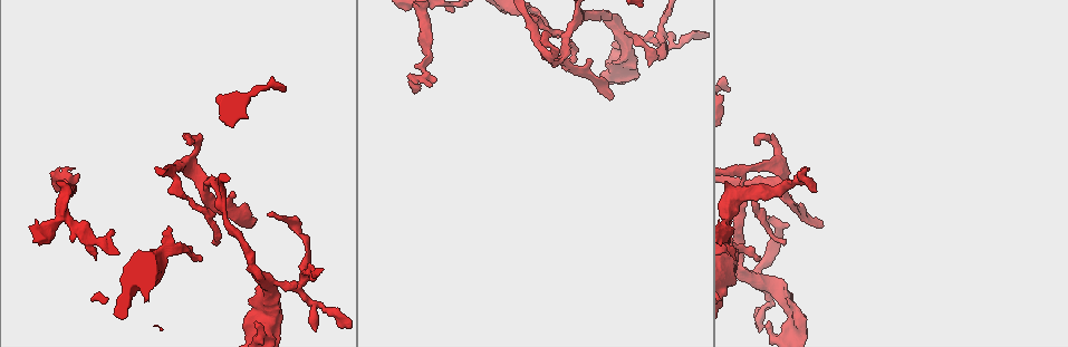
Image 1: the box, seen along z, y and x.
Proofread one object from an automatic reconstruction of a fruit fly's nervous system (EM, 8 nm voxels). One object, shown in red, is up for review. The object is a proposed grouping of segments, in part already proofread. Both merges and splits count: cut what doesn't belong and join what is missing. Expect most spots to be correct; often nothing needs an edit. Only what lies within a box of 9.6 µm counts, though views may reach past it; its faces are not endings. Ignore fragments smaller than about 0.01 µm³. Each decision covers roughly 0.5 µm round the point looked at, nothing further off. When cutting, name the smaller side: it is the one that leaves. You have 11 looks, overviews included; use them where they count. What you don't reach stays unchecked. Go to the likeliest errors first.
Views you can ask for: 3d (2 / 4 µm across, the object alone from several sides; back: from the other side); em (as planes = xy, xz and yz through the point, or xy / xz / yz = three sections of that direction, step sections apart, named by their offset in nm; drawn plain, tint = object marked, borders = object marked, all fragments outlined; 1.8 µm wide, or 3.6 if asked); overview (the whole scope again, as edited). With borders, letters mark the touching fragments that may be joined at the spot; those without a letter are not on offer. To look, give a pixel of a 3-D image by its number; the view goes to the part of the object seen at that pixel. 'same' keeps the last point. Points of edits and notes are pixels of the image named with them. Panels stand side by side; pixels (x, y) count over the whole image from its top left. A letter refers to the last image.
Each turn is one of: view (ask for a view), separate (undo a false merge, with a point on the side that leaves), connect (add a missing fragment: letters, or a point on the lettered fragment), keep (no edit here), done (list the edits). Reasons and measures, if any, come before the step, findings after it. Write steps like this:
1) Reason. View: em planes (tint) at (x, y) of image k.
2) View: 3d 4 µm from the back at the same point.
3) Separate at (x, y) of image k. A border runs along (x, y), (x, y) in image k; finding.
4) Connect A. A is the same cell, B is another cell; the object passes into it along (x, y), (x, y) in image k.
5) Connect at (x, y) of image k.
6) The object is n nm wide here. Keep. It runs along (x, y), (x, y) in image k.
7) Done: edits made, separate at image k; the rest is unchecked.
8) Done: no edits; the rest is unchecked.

Four or more arms meet. View: em yz step 16 (tint) at (655, 40) of image 1.

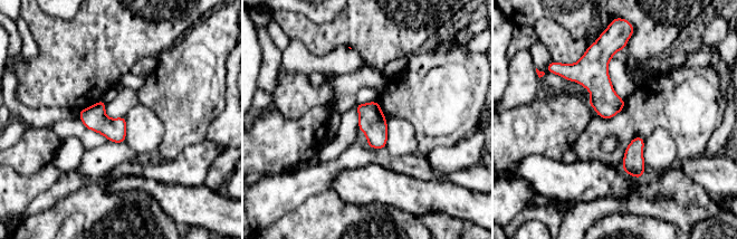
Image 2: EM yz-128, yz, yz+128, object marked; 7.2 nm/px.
View: em planes (borders) at the same point.

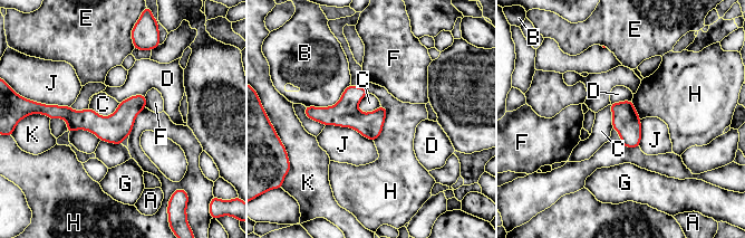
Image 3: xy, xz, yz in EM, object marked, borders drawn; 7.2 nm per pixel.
The object is 180 nm wide here. Keep. A, B, C, D, E, F, G, H, J and K are other cells; it runs along (143, 97), (117, 122), (55, 115) in image 3; one neuron here.

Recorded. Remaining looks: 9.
Branch stops here. View: 3d 4 µm from the back at (754, 216) of image 1.

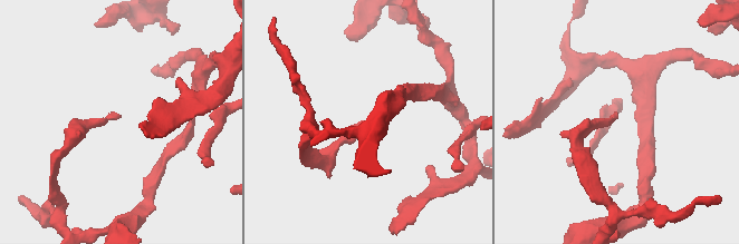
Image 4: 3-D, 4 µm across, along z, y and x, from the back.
Need the tissue. View: em 3.6 µm planes (borders) at (116, 115) of image 4.

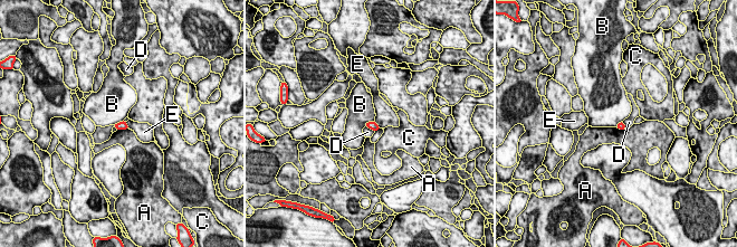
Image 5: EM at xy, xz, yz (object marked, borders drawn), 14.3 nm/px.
The longest contact is with B, 180 nm. Keep. A, B, C, D and E are other cells; no lettered fragment goes on from it.

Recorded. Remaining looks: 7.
An open end. View: em xz step 16 (borders) at (96, 260) of image 1.

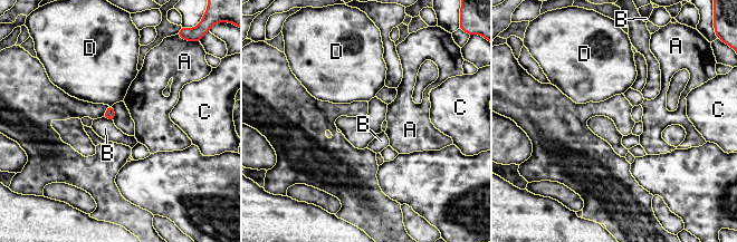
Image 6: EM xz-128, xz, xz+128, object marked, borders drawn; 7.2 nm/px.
View: em planes (borders) at the same point.

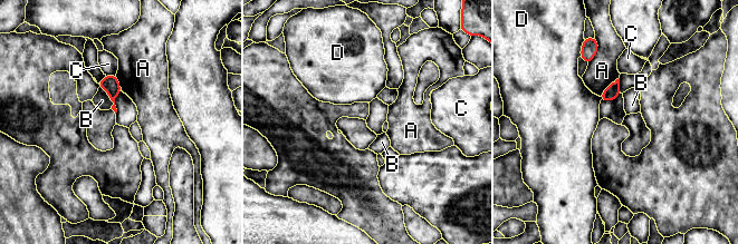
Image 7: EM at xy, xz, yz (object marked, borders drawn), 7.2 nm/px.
The longest contact is with A, 200 nm. Keep. A, B, C and D are other cells; none of them fits.

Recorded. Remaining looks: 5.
Calibre changes. View: em 3.6 µm xy step 8 (tint) at (513, 9) of image 1.

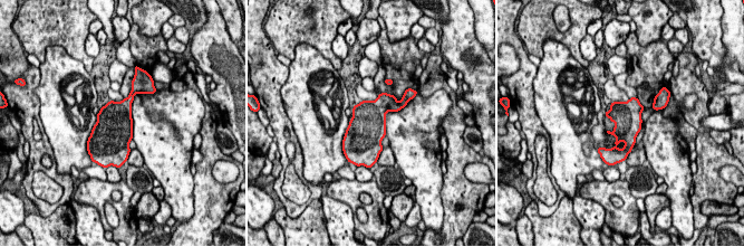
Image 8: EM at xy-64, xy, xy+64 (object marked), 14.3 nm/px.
Cut it another way. View: em 3.6 µm planes (borders) at the same point.

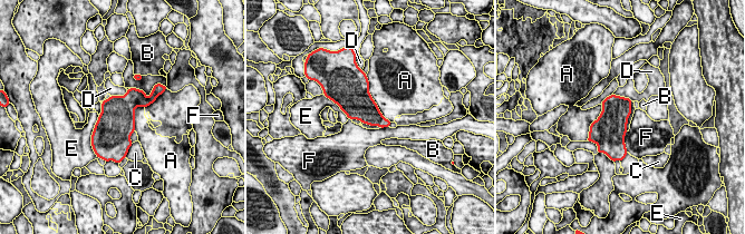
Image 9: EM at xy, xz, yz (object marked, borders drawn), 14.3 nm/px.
Keep. A, B, C, D, E and F are other cells; a border runs along (626, 132), (625, 147), (628, 152) in image 9; all the same neuron.

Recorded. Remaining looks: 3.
Done: no edits; the rest is unchecked.

